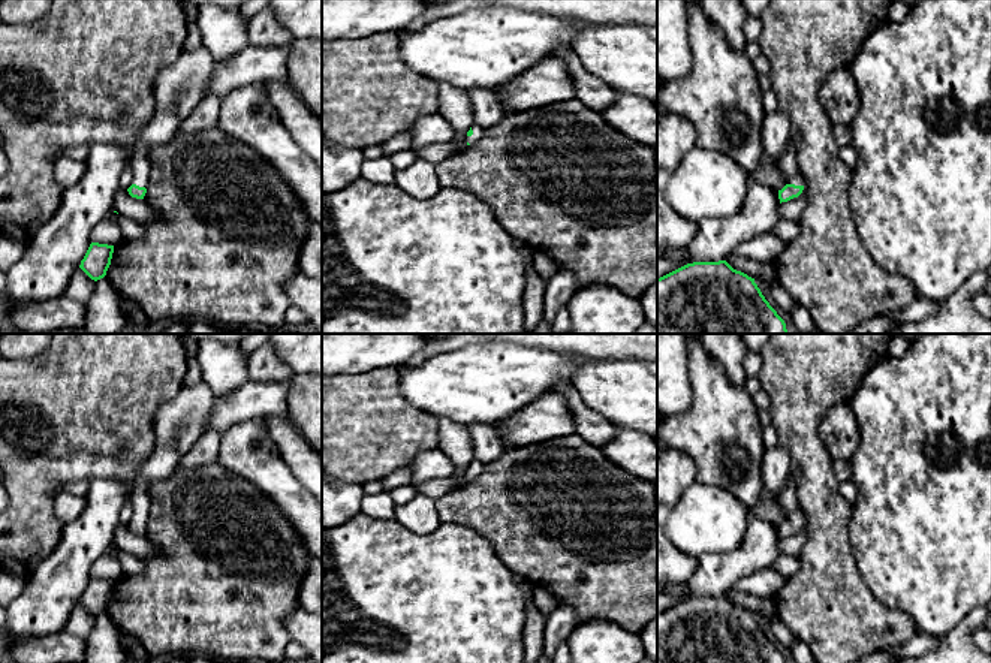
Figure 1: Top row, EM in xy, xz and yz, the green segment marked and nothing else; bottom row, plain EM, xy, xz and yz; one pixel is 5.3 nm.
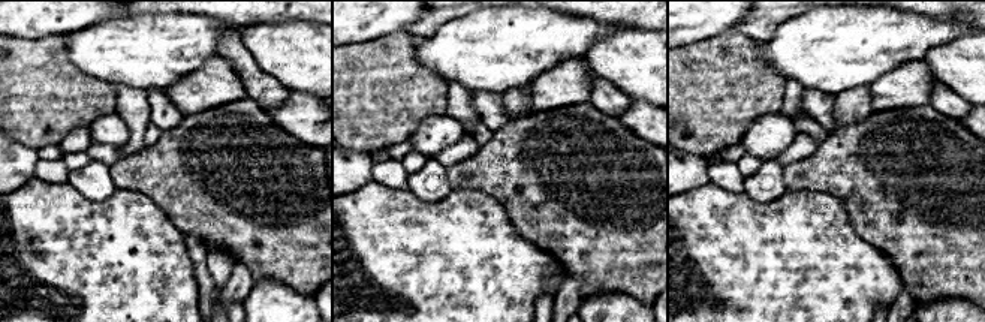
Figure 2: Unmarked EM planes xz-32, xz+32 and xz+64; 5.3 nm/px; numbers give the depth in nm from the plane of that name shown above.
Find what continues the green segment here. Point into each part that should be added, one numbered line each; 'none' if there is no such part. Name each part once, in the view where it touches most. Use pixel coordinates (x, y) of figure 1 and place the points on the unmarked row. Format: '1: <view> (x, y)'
1: yz (788, 500)

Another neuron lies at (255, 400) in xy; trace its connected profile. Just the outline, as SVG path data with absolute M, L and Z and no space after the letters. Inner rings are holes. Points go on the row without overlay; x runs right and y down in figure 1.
M246 382L231 394L216 395L205 431L223 434L250 419L287 416L287 382Z

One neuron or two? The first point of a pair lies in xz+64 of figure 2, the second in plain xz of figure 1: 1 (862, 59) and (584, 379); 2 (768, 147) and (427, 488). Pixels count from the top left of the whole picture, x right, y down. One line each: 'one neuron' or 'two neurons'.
1: two neurons
2: two neurons

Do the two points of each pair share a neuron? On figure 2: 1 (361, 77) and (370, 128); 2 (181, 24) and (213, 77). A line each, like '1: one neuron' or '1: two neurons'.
1: one neuron
2: two neurons

